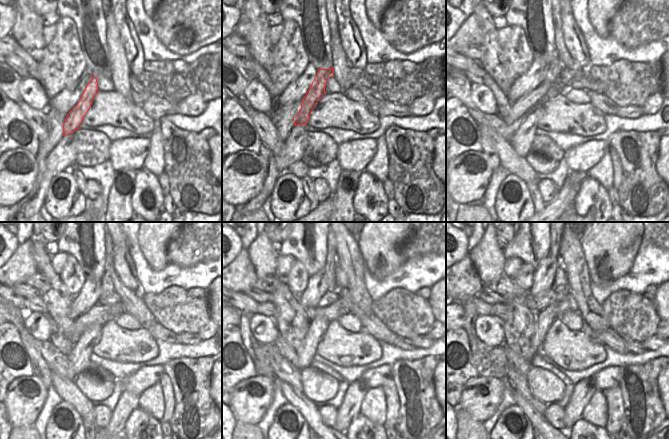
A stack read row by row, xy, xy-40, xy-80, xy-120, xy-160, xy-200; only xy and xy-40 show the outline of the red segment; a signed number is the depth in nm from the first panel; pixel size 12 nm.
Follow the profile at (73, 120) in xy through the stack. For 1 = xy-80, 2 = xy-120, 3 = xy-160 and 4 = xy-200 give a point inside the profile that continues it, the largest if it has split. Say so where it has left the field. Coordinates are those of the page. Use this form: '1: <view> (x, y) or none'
1: xy-80 (553, 69)
2: xy-120 (107, 286)
3: xy-160 (329, 271)
4: xy-200 (554, 242)

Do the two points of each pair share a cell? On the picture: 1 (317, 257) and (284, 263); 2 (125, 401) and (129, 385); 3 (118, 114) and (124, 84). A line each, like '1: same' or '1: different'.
1: different
2: different
3: different

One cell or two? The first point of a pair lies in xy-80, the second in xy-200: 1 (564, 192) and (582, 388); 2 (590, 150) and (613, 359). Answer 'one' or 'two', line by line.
1: one
2: two

